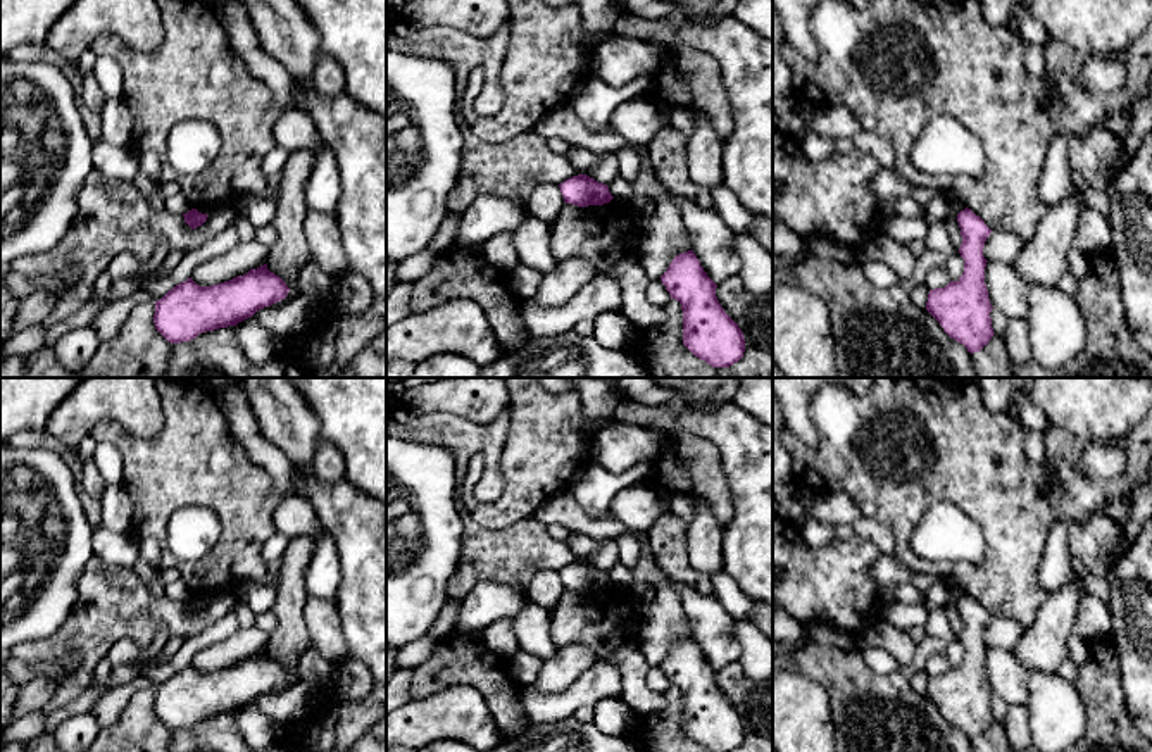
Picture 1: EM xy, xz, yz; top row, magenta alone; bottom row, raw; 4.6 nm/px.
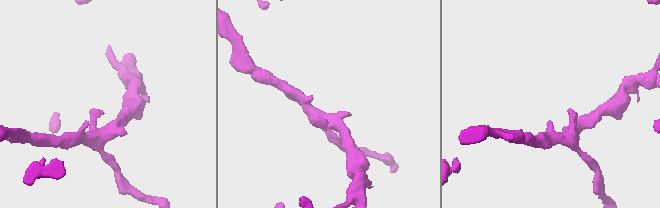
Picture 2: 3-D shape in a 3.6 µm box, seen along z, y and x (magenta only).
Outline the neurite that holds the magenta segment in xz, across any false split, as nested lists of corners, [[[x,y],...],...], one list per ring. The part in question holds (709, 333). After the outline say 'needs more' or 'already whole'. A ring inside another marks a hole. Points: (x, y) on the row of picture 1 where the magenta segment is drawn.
[[[693,250],[673,259],[661,276],[671,298],[681,304],[683,345],[712,367],[729,367],[743,357],[745,338],[721,307],[717,285],[707,276]]]; already whole

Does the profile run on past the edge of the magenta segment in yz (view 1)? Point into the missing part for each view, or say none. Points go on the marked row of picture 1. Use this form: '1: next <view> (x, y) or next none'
1: next none

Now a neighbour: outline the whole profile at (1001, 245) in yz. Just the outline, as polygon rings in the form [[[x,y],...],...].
[[[992,231],[985,241],[985,259],[1012,264],[1023,248],[1023,240],[1009,231]]]

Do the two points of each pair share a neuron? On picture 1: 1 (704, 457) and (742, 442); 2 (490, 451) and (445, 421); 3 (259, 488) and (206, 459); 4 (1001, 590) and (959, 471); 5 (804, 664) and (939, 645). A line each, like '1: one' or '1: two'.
1: two
2: one
3: one
4: one
5: one

